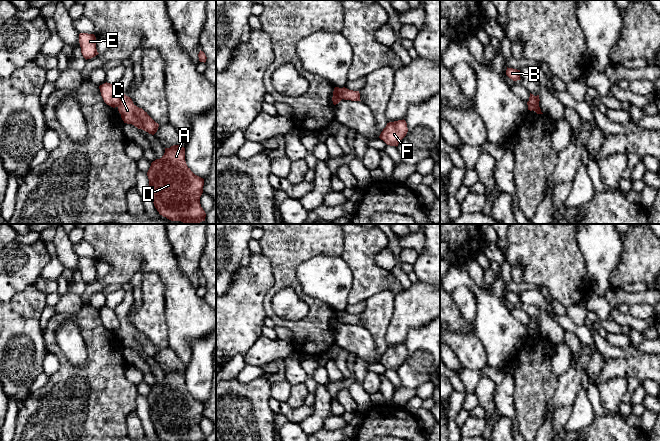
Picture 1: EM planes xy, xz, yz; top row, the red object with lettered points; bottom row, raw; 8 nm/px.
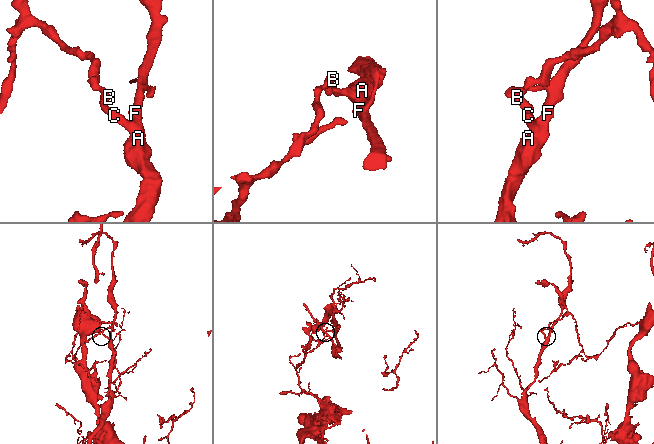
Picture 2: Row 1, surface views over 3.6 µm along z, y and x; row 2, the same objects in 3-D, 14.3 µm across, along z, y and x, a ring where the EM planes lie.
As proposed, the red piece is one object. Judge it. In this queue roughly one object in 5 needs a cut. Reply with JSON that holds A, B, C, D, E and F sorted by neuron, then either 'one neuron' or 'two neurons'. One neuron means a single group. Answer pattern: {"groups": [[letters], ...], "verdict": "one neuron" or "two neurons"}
{"groups": [["A", "C", "D", "F"], ["B", "E"]], "verdict": "two neurons"}

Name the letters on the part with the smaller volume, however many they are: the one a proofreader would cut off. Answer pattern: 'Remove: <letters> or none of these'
Remove: A, C, D, F

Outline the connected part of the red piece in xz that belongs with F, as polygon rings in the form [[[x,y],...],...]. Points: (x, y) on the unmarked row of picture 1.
[[[403,344],[387,347],[386,351],[381,356],[379,362],[387,369],[398,370],[401,364],[408,356],[407,347]]]

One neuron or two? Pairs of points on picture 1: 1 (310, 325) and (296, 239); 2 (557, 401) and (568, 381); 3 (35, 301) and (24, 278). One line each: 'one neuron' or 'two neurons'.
1: one neuron
2: one neuron
3: two neurons

